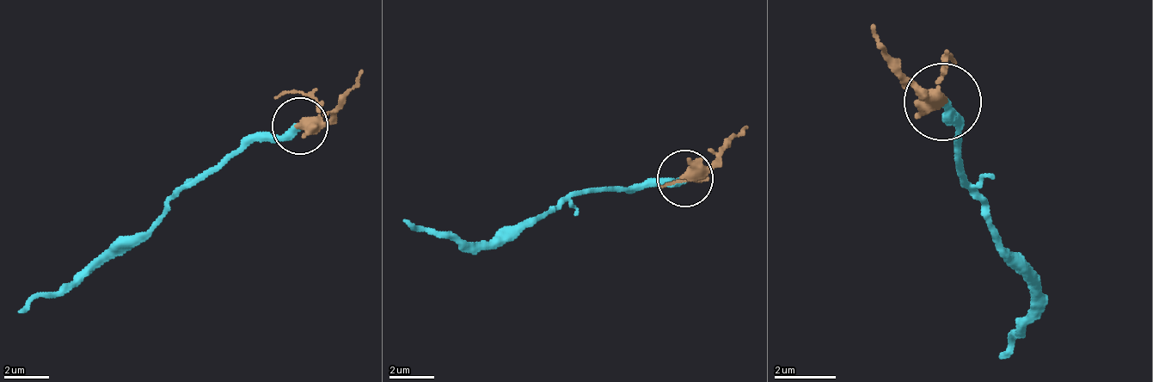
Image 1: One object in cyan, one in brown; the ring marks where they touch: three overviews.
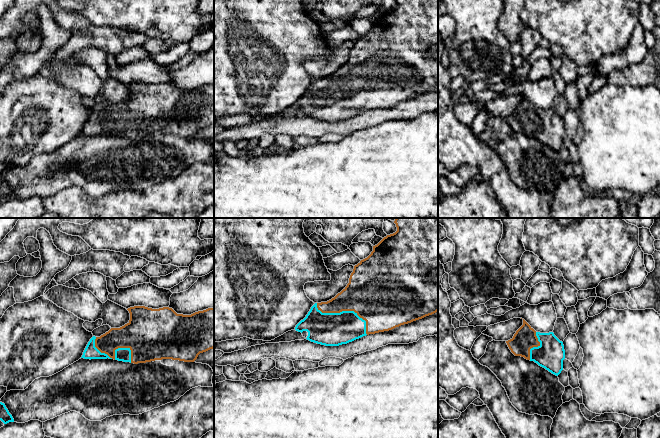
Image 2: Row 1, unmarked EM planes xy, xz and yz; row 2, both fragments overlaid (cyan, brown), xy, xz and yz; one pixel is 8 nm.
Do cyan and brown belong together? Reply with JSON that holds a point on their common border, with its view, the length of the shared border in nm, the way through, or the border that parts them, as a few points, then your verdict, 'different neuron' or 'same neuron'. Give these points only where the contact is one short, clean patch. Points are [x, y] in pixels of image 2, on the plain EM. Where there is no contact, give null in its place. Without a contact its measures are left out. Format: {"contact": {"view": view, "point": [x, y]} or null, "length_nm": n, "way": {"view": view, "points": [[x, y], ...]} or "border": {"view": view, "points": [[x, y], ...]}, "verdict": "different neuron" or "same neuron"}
{"contact": {"view": "xz", "point": [346, 87]}, "length_nm": 480, "verdict": "same neuron"}

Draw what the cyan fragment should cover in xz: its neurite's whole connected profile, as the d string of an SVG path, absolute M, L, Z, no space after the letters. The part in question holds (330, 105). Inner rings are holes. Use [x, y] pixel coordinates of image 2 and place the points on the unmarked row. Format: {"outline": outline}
{"outline": "M396 0L396 3L397 7L395 9L384 13L377 21L373 22L373 27L367 34L354 42L349 59L340 69L327 78L315 79L311 83L306 93L296 101L296 107L301 109L307 107L308 112L306 115L311 118L325 122L339 122L369 110L392 106L438 87L438 0Z"}

